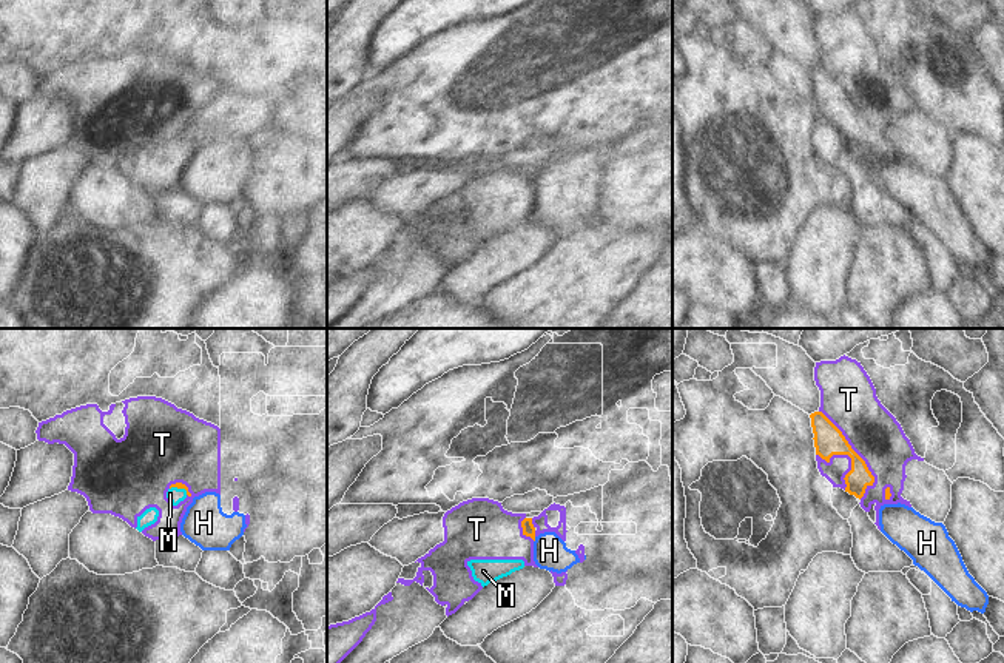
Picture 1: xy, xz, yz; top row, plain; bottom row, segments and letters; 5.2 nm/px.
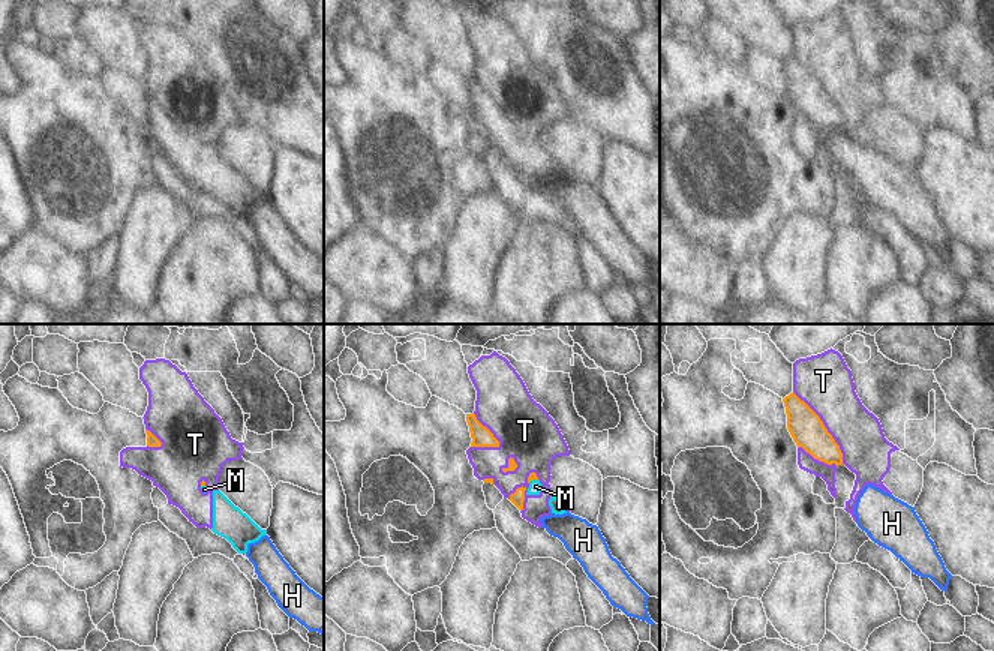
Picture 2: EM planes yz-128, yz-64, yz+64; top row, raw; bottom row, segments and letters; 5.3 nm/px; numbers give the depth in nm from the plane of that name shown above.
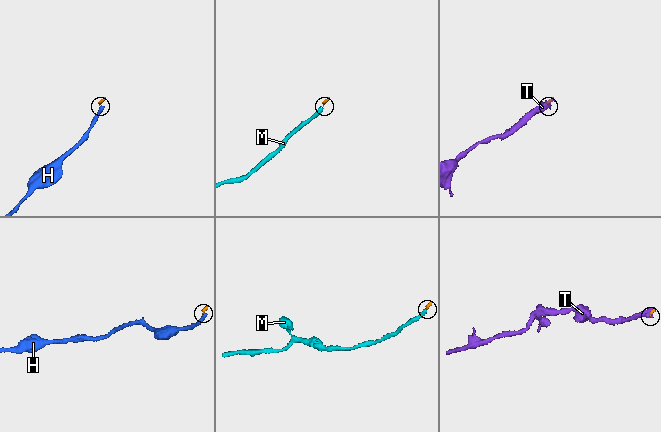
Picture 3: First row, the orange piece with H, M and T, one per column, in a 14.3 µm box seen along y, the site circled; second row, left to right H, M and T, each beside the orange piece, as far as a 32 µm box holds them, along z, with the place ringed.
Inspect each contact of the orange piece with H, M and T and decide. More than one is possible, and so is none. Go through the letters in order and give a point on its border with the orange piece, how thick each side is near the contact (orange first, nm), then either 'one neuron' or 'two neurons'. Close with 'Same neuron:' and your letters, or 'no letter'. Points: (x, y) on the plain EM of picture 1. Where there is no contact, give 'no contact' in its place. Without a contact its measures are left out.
H: meets orange in xz at (534, 195); 60 nm thick on the orange side, 180 nm on the other; two neurons
M: meets orange in xy at (179, 142); 30 nm thick on the orange side, 80 nm on the other; one neuron
T: meets orange in yz at (858, 110); 160 nm thick on the orange side, 280 nm on the other; two neurons
Same neuron: M

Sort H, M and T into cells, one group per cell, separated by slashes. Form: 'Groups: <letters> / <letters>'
Groups: H / M / T.

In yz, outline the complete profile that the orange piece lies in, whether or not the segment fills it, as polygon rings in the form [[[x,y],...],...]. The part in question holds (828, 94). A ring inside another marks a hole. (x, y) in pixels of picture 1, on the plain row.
[[[814,66],[810,72],[816,109],[827,117],[830,117],[833,109],[848,109],[851,113],[851,125],[844,133],[847,139],[845,146],[861,154],[865,143],[874,137],[874,131],[865,116],[851,103],[842,86],[822,66]]]

